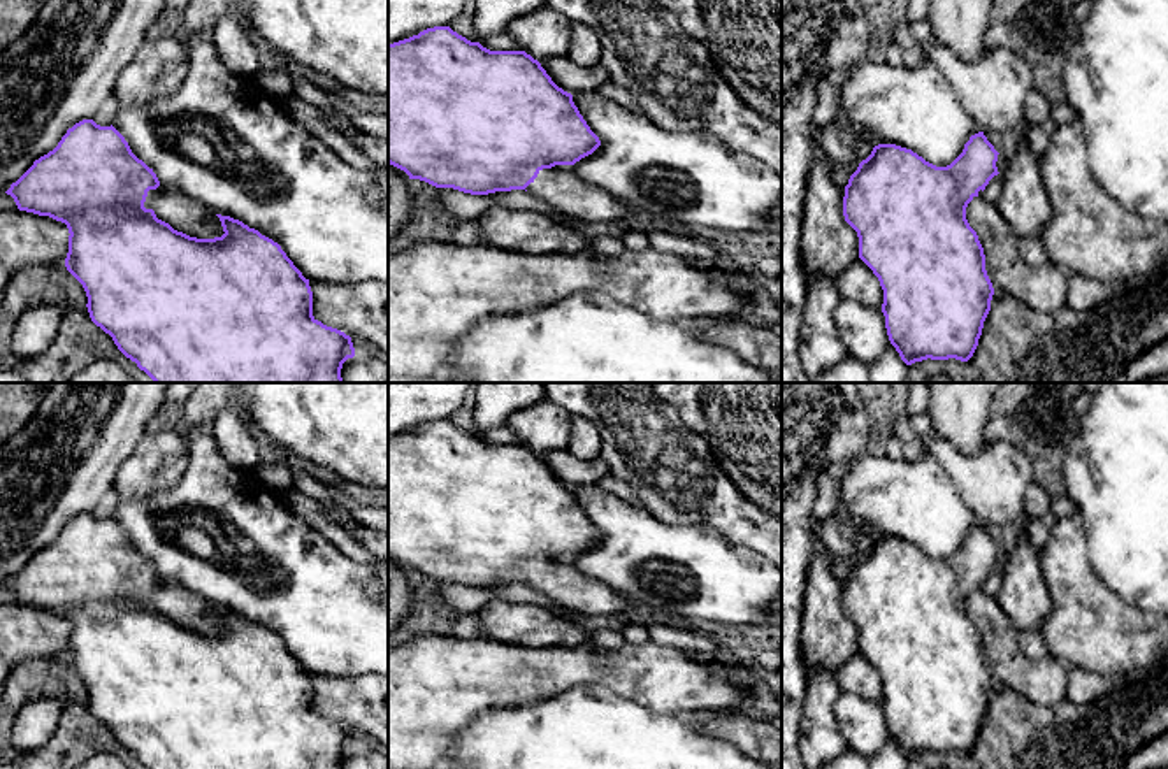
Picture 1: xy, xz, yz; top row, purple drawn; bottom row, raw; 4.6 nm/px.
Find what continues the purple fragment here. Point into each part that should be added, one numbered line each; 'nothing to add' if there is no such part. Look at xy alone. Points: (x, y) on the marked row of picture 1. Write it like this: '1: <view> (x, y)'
1: xy (183, 213)

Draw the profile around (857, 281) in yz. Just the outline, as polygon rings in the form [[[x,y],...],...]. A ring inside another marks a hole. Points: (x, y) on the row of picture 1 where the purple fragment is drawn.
[[[855,258],[836,279],[838,290],[845,298],[857,300],[868,307],[882,309],[883,290],[873,270]]]

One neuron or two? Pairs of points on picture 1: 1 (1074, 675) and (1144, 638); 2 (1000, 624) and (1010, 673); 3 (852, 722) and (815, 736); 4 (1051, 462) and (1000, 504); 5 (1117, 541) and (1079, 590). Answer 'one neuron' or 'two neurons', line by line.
1: two neurons
2: one neuron
3: two neurons
4: two neurons
5: two neurons

